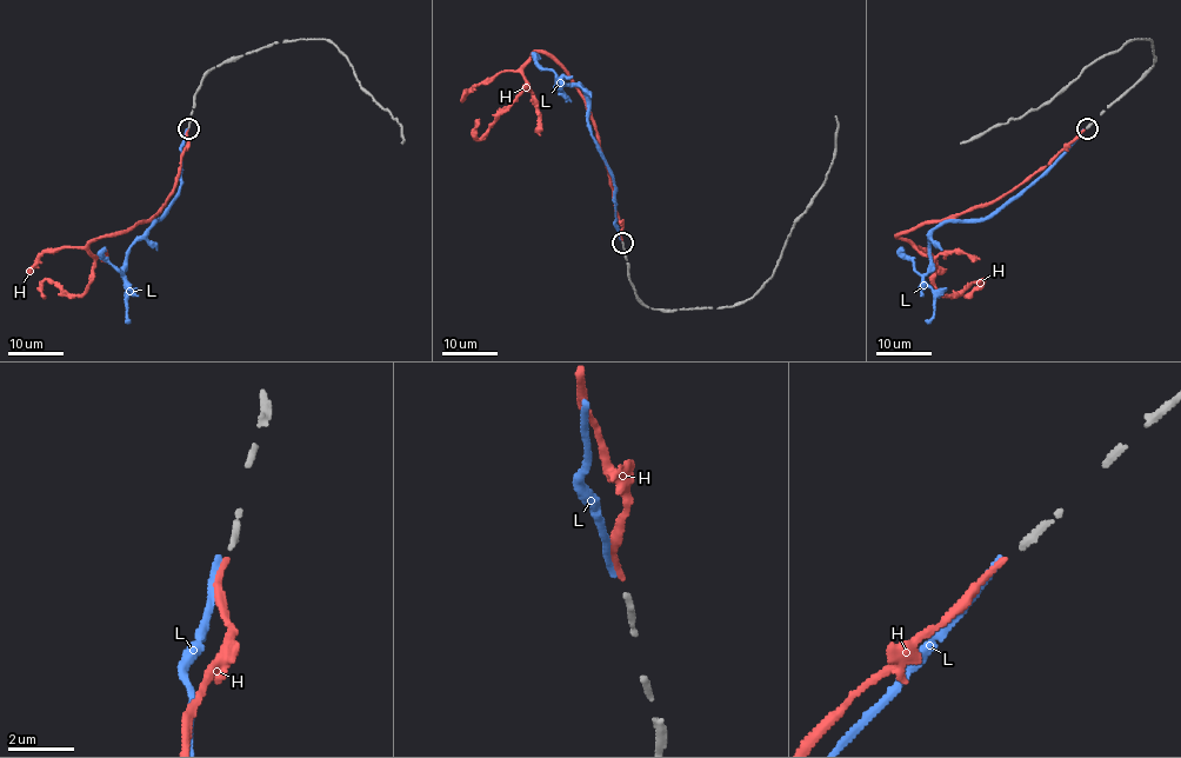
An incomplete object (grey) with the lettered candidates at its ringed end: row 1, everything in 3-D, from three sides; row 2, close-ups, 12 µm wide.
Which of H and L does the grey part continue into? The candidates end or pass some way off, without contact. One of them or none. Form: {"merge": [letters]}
{"merge": ["H"]}

